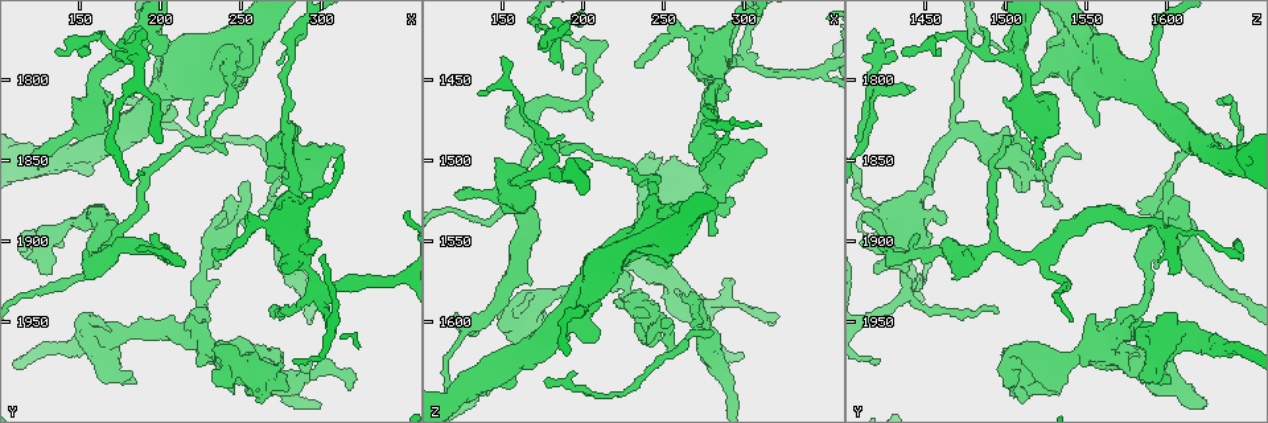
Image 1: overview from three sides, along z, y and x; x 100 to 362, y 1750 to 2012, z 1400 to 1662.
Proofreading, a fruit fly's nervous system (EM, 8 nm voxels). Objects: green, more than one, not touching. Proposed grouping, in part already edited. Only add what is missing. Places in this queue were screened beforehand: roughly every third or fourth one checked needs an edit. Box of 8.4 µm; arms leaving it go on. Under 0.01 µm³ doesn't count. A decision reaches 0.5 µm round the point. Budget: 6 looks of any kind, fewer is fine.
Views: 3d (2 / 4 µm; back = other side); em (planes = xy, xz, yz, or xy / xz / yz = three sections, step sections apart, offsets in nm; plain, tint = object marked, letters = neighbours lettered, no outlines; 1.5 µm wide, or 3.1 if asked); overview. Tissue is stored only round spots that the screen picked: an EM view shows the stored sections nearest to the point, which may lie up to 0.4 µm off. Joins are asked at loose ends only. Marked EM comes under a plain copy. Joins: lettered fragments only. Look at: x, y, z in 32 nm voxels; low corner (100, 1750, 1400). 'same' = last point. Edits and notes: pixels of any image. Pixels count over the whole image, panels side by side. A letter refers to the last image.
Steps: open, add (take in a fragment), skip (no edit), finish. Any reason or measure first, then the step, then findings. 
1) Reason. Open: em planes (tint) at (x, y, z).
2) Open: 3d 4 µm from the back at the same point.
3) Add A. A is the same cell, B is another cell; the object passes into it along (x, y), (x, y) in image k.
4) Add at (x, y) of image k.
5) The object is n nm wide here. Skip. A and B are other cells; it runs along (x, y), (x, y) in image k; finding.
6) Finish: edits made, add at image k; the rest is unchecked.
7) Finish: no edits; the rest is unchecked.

An open end. Open: 3d 4 µm at (134, 1782, 1458).

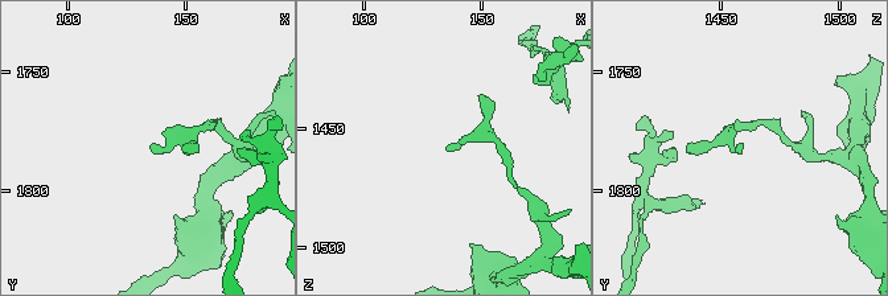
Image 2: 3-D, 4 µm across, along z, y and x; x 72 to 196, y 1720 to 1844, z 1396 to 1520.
Open: em yz step 4 (letters) at (135, 1782, 1459).

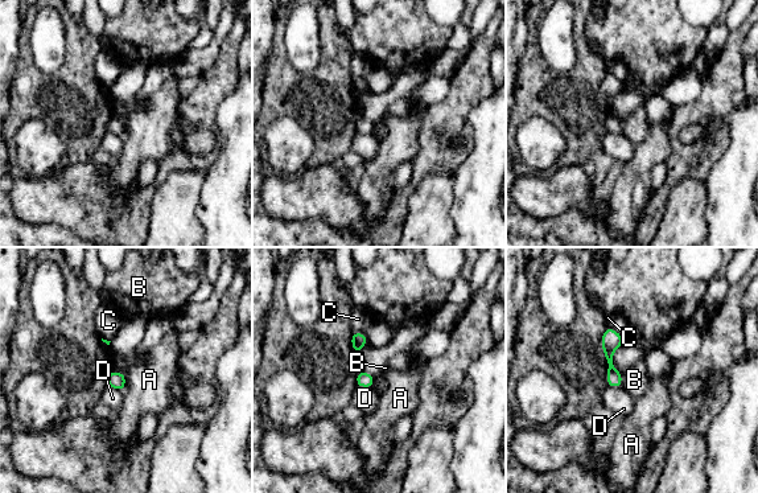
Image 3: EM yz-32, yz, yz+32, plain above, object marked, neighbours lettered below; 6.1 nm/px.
Skip. A, B, C and D are other cells; a border runs along (126, 374), (126, 386), (122, 390) in image 3; none of them fits.

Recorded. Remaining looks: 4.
Free end. Open: em xy step 4 (letters) at (186, 1804, 1440).

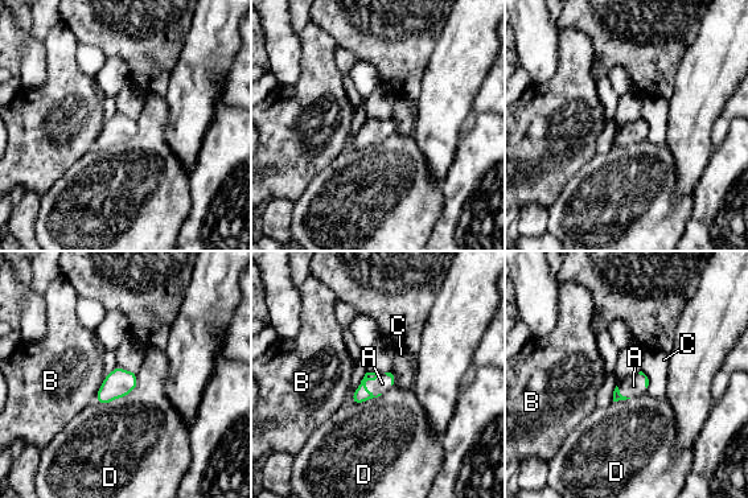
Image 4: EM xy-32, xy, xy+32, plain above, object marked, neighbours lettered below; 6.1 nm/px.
Another direction. Open: em planes (letters) at the same point.

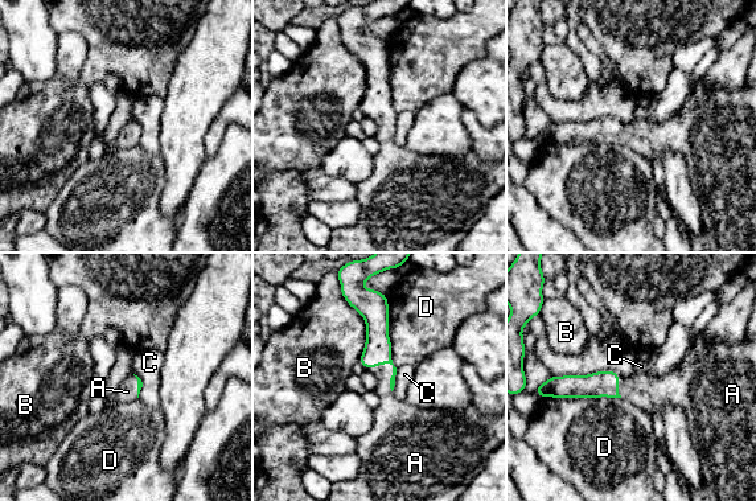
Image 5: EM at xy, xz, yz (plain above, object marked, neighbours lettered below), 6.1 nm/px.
Add A. A is the same cell, B, C and D are other cells; the neuron continues.

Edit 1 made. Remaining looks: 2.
Finish: edits made, add at image 5; the rest is unchecked.

